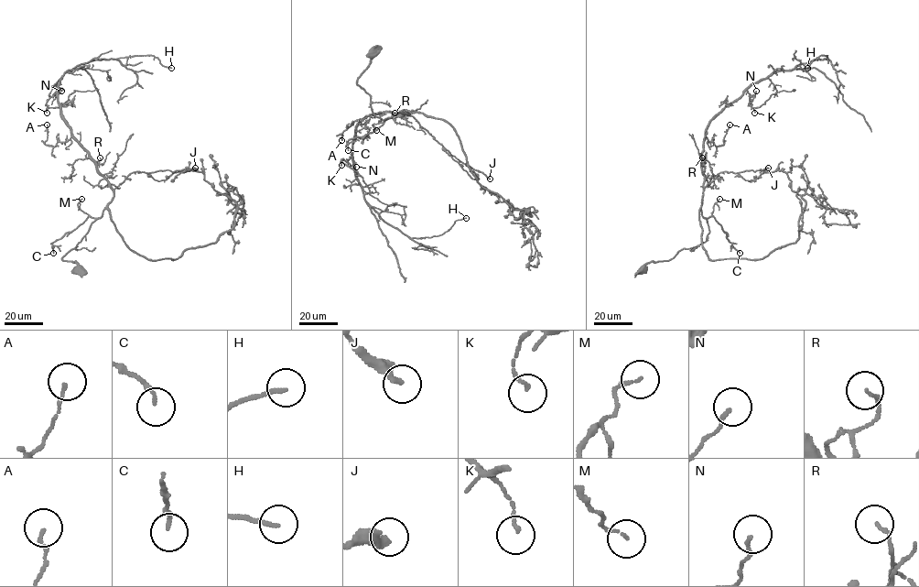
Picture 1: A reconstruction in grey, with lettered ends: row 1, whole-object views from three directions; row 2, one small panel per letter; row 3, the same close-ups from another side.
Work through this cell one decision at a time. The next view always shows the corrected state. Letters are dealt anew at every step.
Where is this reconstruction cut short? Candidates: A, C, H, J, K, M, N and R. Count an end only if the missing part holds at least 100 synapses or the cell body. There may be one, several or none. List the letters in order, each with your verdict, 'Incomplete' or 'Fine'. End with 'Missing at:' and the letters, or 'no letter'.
A: Fine
C: Fine
H: Fine
J: Fine
K: Fine
M: Fine
N: Fine
R: Fine
Missing at: no letter

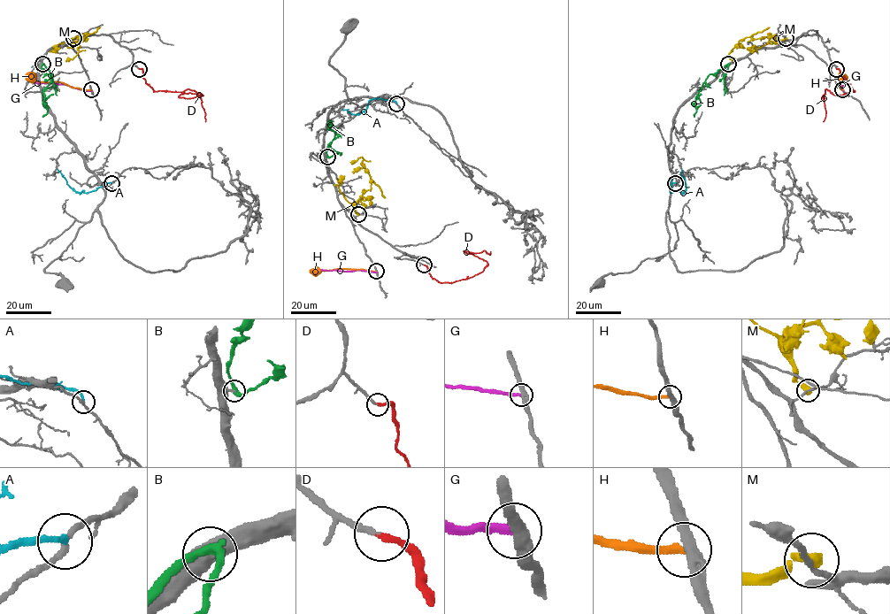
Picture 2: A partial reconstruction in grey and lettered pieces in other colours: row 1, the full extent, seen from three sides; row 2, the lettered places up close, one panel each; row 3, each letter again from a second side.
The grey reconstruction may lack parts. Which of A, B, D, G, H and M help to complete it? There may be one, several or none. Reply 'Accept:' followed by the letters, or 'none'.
Accept: D

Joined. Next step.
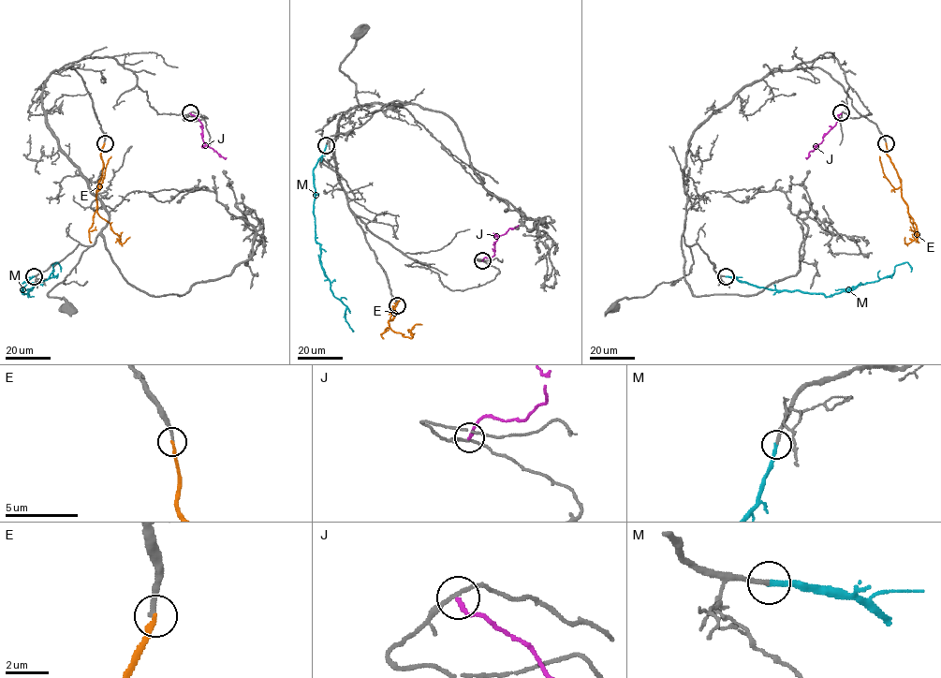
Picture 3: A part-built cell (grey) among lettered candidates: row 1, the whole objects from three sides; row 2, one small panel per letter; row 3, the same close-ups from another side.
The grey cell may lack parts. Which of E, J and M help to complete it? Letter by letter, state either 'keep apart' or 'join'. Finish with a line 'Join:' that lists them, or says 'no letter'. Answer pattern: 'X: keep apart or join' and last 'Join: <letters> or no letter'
E: join
J: keep apart
M: join
Join: E, M

